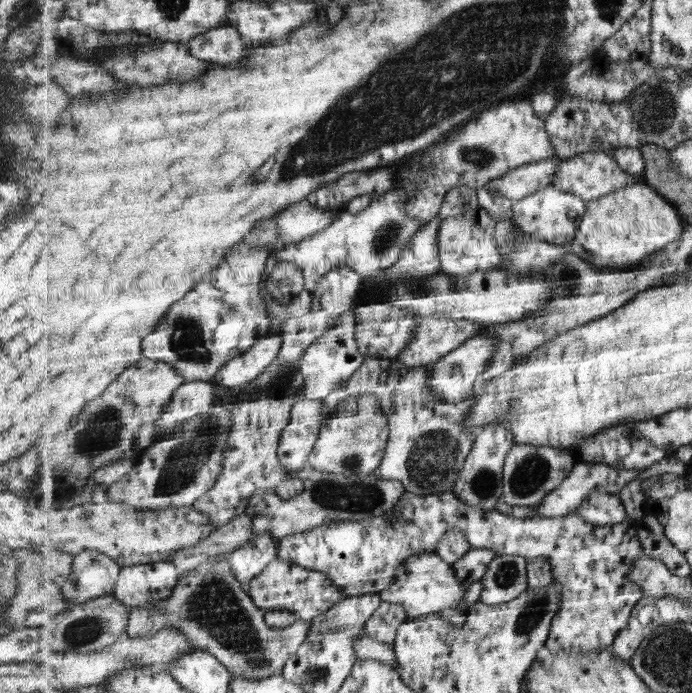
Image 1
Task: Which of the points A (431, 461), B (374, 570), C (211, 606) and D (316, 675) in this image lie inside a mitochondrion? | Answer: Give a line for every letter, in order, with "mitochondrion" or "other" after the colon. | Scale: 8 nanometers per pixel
A: mitochondrion
B: other
C: mitochondrion
D: mitochondrion

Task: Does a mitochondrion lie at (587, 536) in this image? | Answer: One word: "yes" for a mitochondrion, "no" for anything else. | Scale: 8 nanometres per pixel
no

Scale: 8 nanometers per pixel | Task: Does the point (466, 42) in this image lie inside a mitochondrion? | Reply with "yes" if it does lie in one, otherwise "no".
yes

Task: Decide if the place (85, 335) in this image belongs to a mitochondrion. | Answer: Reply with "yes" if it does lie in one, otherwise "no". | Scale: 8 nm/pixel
no

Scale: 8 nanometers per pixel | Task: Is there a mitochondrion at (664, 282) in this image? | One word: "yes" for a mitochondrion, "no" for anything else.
no

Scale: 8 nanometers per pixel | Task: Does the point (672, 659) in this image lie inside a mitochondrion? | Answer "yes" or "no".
yes

